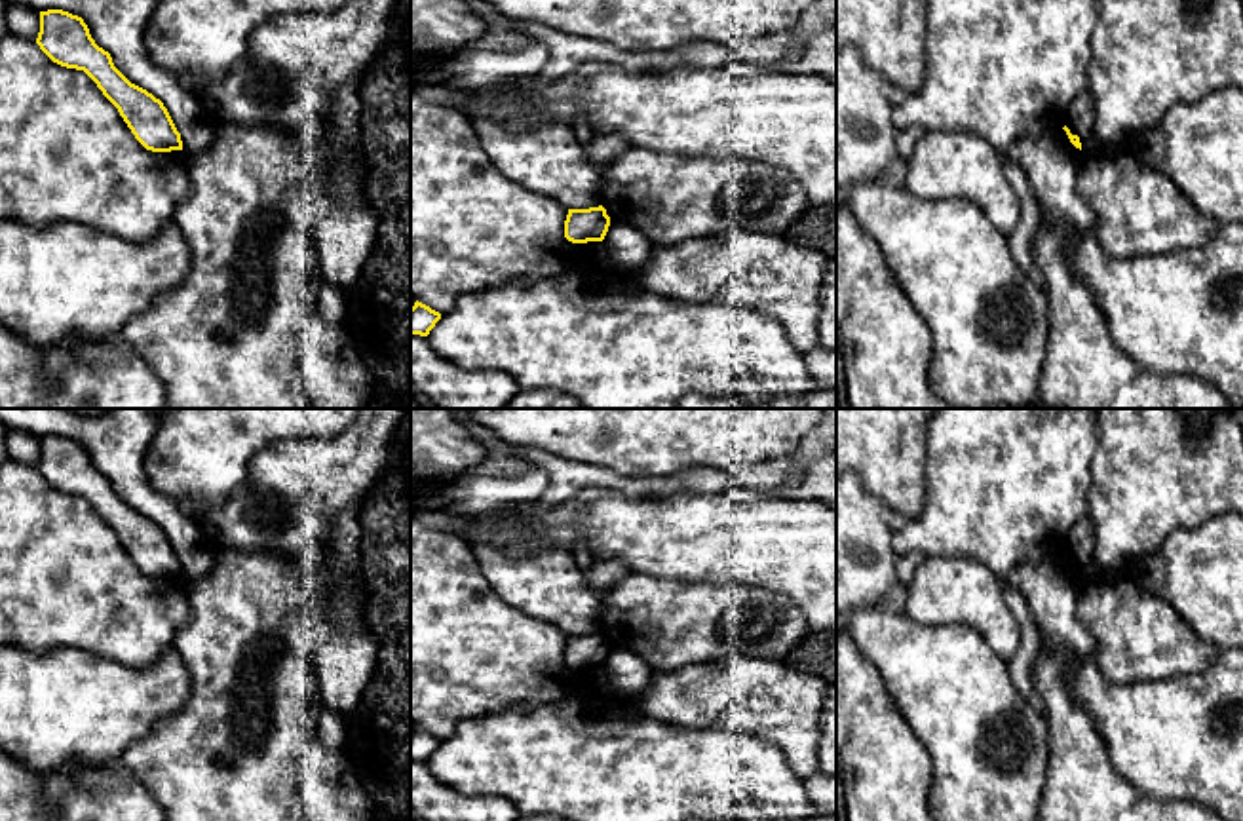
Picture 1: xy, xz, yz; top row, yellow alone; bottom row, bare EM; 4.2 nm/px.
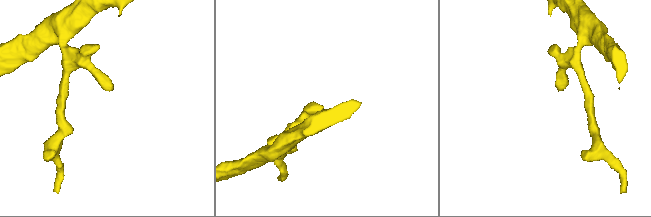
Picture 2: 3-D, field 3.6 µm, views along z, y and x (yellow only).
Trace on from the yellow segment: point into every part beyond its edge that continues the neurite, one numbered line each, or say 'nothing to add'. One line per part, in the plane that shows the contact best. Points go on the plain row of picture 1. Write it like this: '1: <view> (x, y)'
nothing to add

